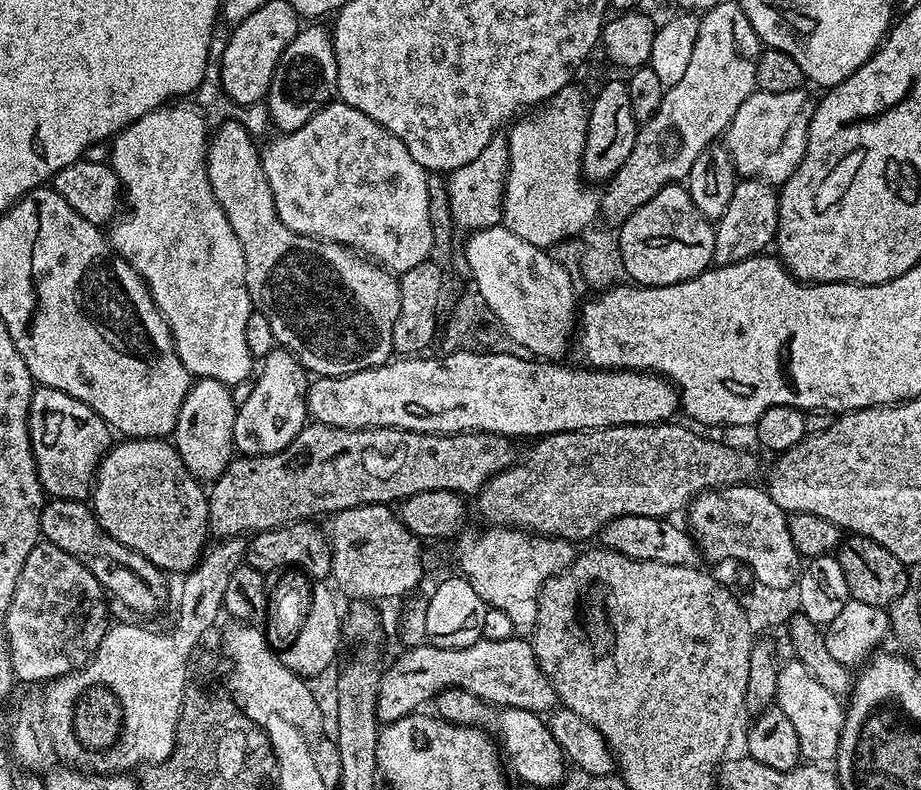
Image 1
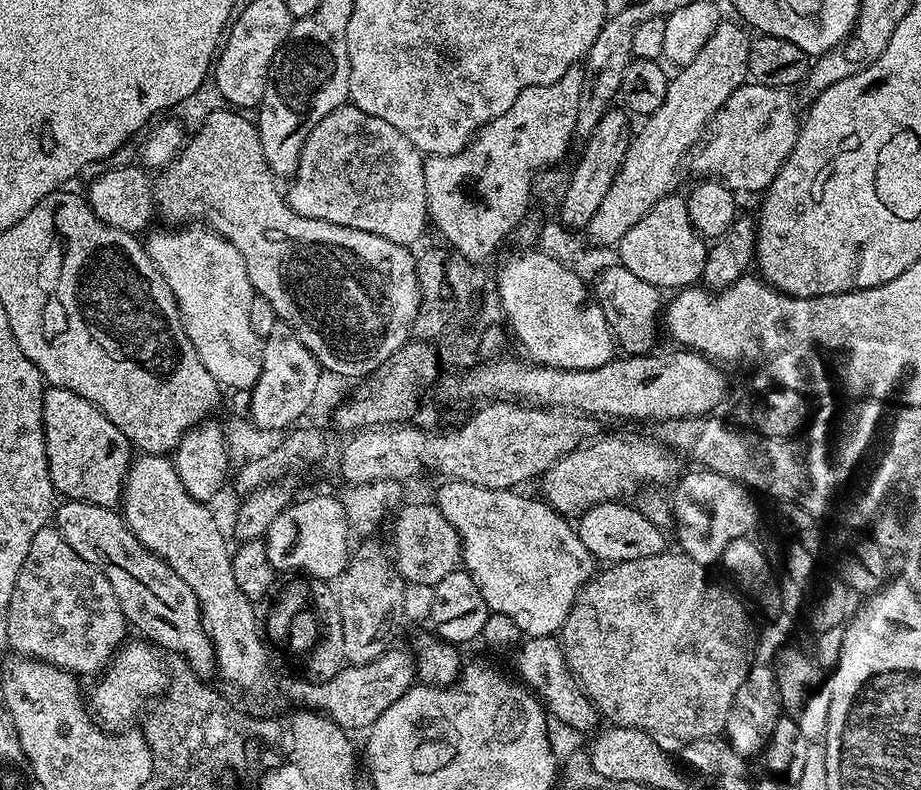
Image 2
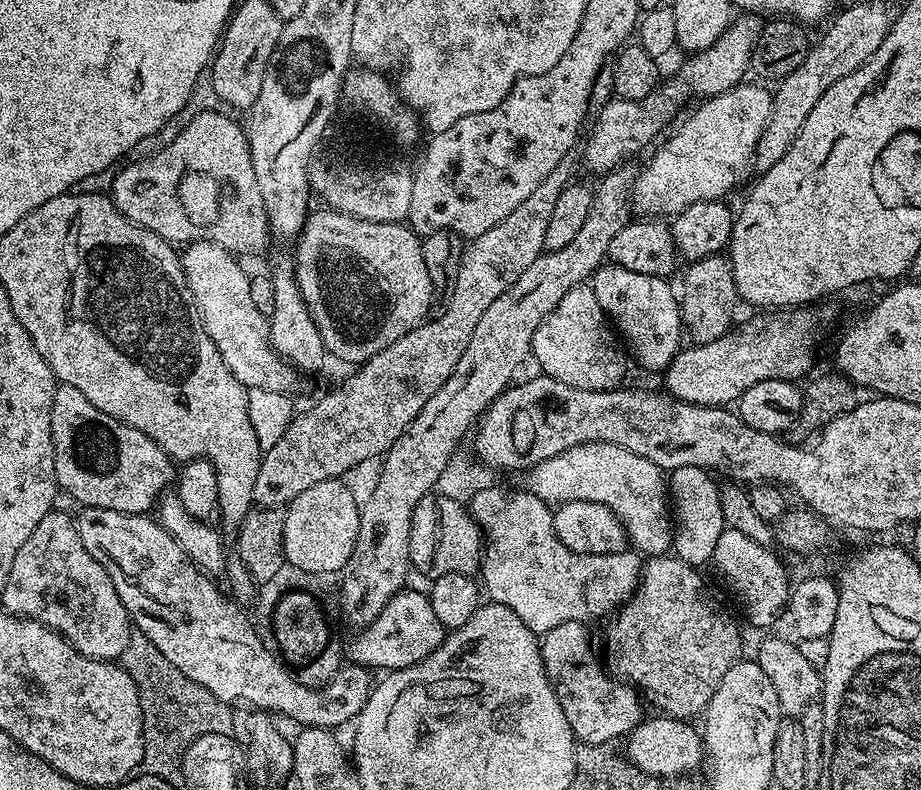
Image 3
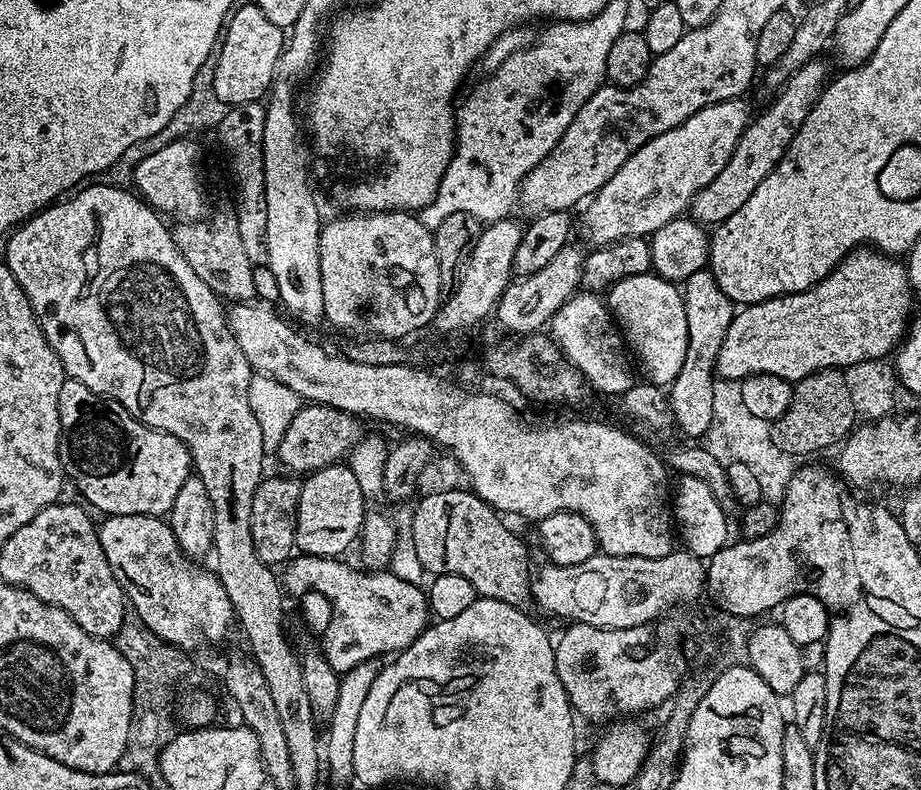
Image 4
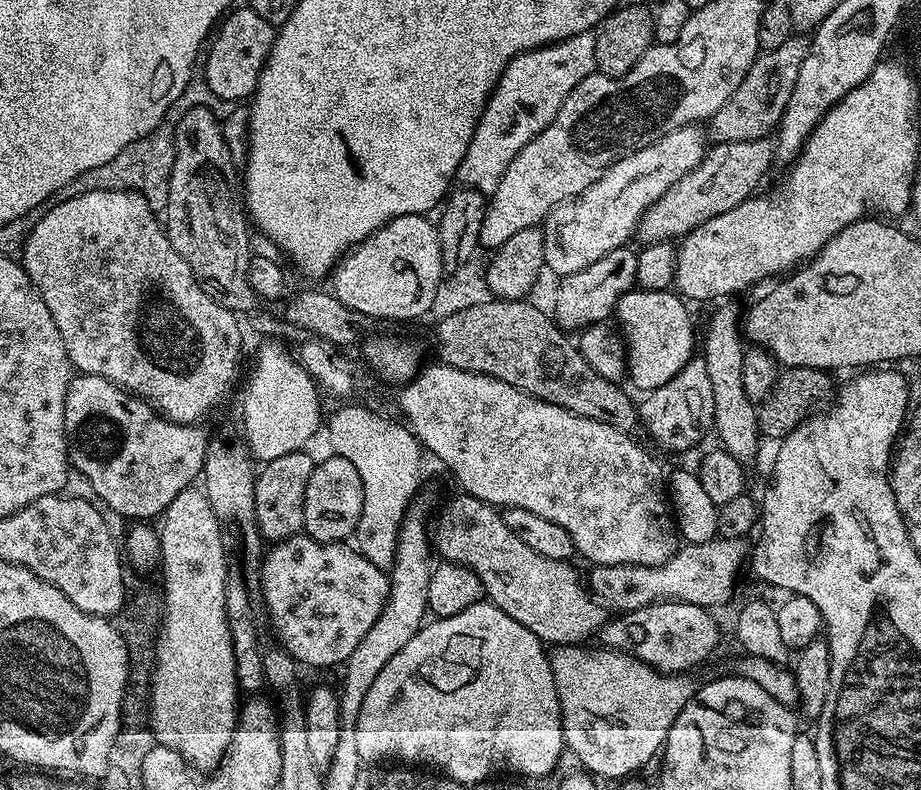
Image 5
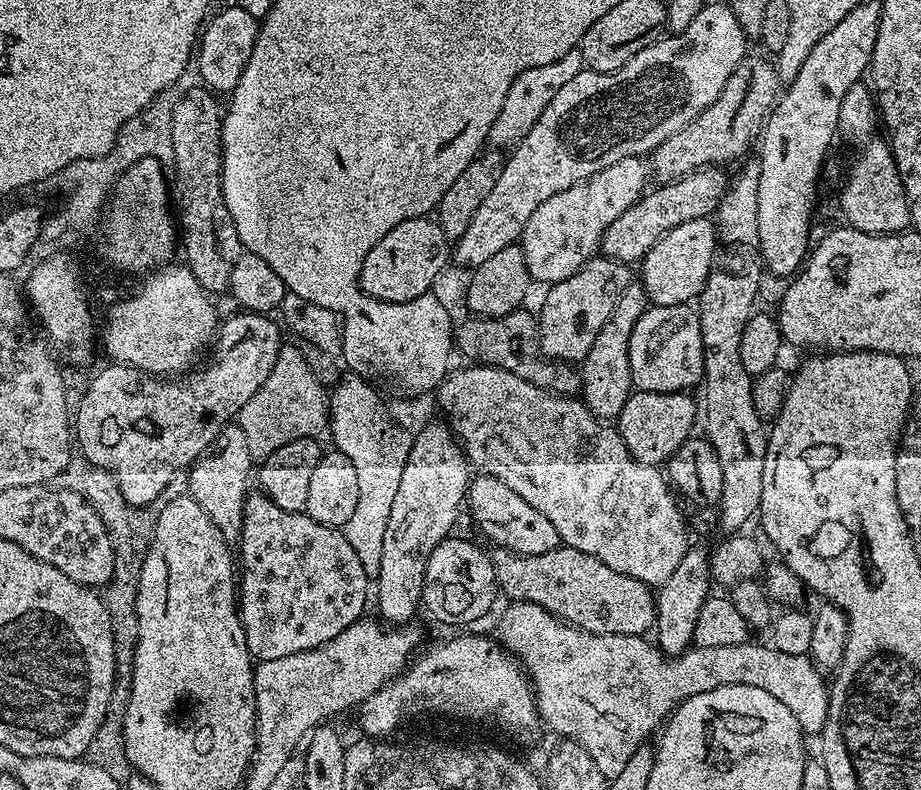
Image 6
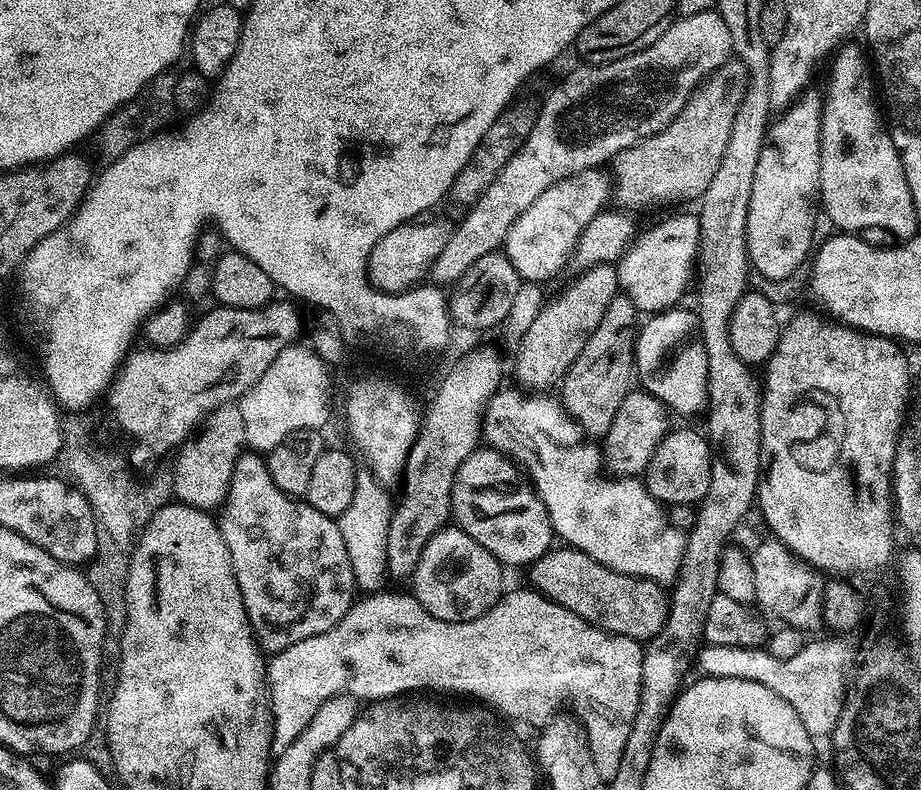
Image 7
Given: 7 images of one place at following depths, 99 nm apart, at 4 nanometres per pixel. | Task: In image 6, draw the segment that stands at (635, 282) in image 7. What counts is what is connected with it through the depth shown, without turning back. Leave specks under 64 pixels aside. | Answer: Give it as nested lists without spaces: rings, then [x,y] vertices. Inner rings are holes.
[[[709,217],[694,218],[690,222],[682,222],[682,226],[674,226],[674,230],[665,234],[648,251],[639,265],[638,276],[649,301],[653,305],[662,306],[695,301],[713,270],[712,259],[716,256],[716,248],[718,249],[718,229]]]

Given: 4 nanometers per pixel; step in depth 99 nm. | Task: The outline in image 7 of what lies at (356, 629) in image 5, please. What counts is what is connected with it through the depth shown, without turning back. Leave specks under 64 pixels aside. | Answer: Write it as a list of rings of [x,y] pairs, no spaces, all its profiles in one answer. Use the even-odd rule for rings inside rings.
[[[245,450],[237,458],[228,493],[218,512],[218,523],[230,550],[248,620],[265,653],[281,652],[294,642],[302,642],[302,638],[314,638],[330,630],[352,609],[358,589],[339,523],[322,514],[322,510],[314,510],[307,499],[288,496],[280,490],[274,478],[270,478],[265,457],[259,451]]]

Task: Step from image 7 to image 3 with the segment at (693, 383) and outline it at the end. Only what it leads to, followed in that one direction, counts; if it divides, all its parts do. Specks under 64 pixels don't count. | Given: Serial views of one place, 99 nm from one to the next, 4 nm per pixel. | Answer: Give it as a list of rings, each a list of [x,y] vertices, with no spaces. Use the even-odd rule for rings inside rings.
[[[611,262],[601,264],[590,283],[594,298],[598,298],[598,306],[602,306],[604,313],[614,321],[626,348],[628,343],[630,356],[632,351],[633,358],[646,371],[663,373],[682,347],[680,301],[673,285],[671,288],[665,277],[634,274],[634,270],[626,270]]]

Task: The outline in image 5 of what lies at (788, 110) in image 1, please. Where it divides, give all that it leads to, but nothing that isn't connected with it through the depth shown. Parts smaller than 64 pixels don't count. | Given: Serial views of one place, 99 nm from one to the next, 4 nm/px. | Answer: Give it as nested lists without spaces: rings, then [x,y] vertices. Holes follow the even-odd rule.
[[[688,124],[685,128],[676,128],[670,134],[655,140],[653,144],[644,144],[636,152],[623,156],[607,168],[604,176],[598,178],[598,182],[586,186],[582,194],[558,205],[542,224],[545,269],[549,273],[552,271],[556,278],[563,278],[590,266],[590,262],[598,262],[602,254],[610,254],[610,250],[625,247],[629,243],[628,238],[630,240],[633,237],[646,210],[650,210],[650,206],[654,206],[654,202],[658,202],[658,198],[662,198],[662,194],[666,194],[666,190],[670,190],[670,186],[678,182],[678,178],[682,178],[700,165],[706,154],[704,140],[706,141],[706,132],[703,127]]]

